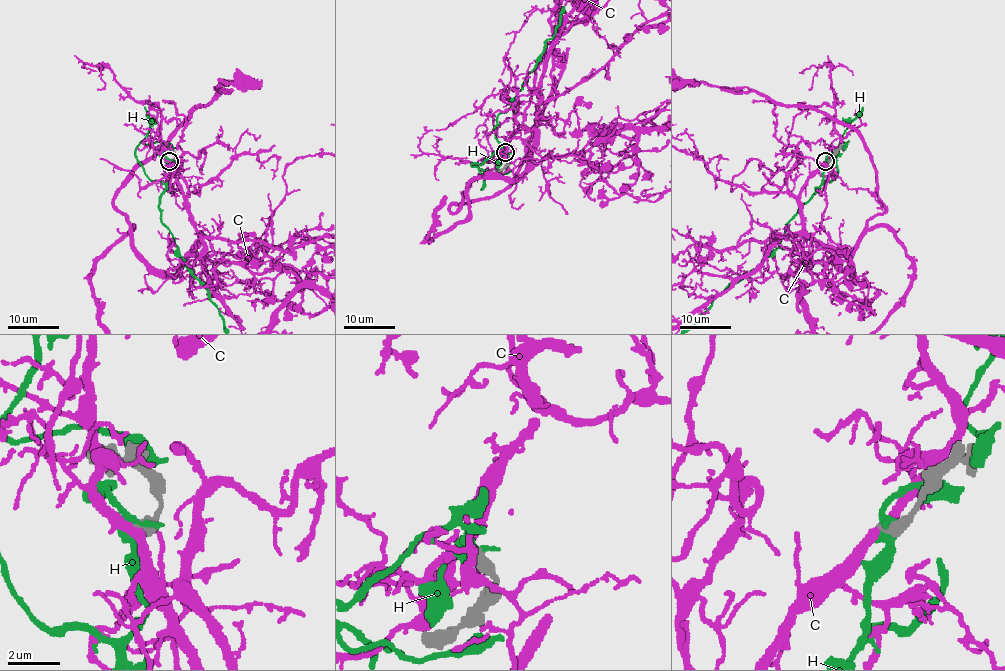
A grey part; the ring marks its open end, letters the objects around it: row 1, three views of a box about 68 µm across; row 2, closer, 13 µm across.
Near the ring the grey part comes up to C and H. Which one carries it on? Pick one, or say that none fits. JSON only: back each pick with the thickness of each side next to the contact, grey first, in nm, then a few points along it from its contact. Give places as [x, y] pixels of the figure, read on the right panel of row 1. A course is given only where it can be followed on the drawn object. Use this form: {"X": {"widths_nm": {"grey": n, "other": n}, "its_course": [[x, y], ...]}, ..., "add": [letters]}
{"add": []}

